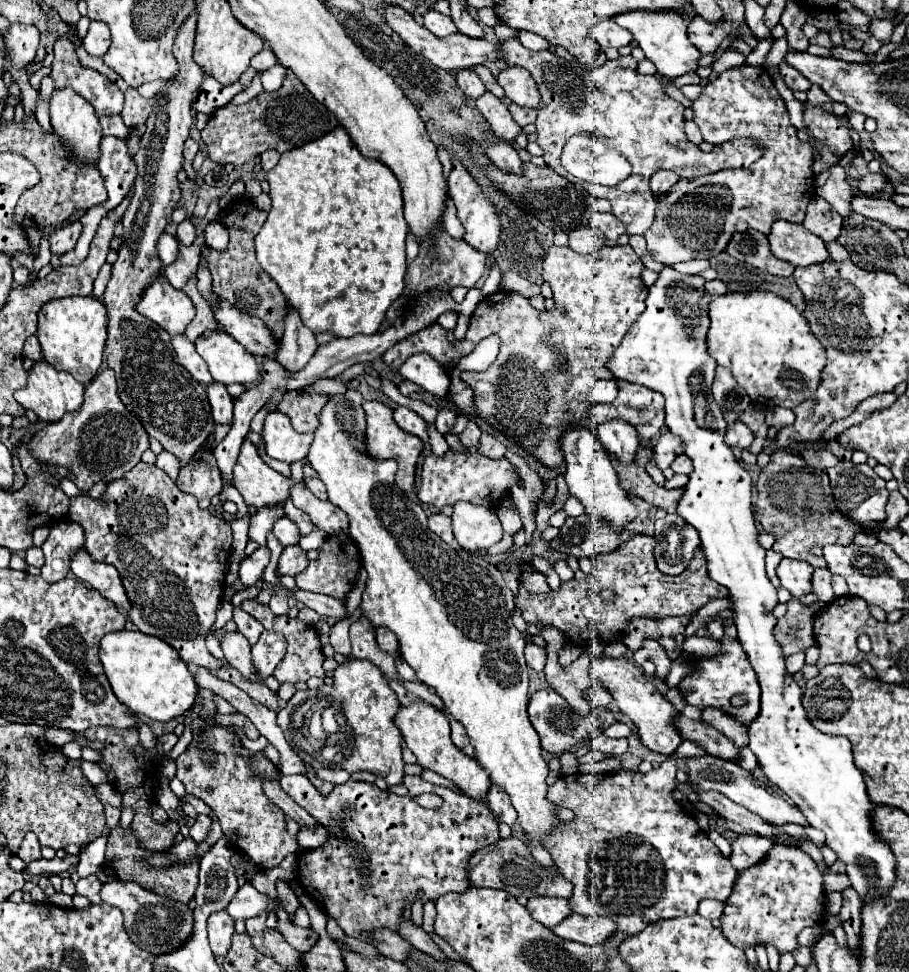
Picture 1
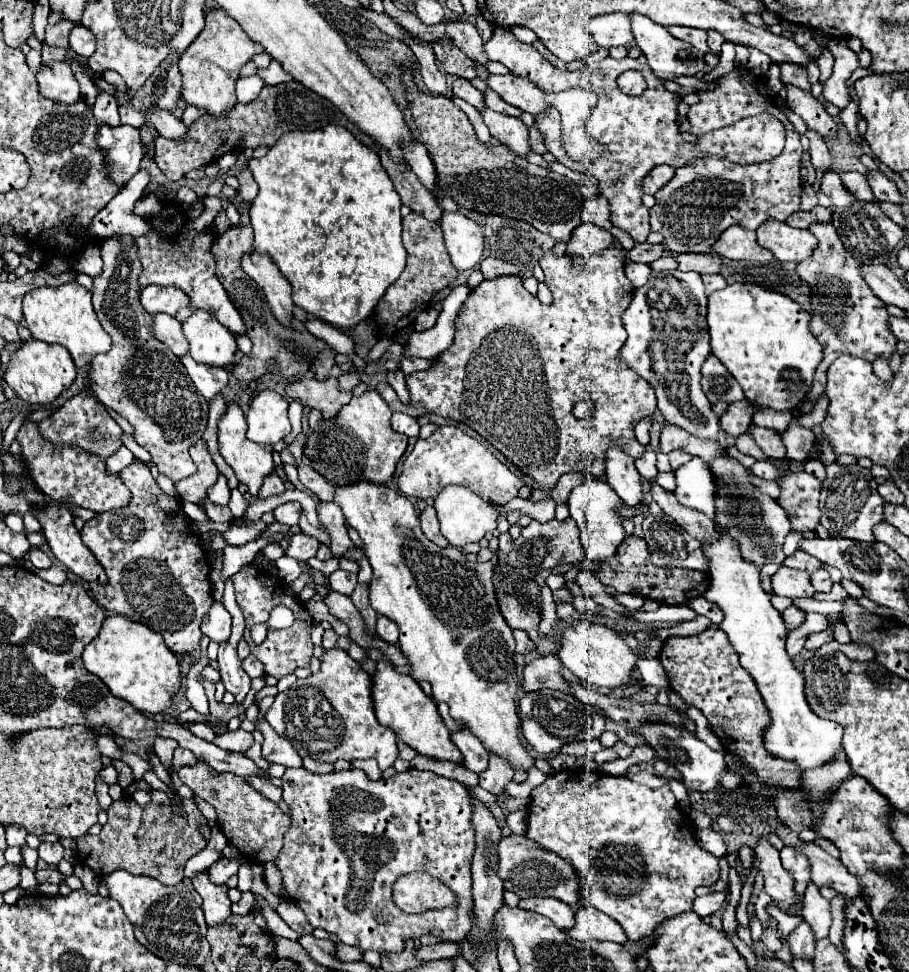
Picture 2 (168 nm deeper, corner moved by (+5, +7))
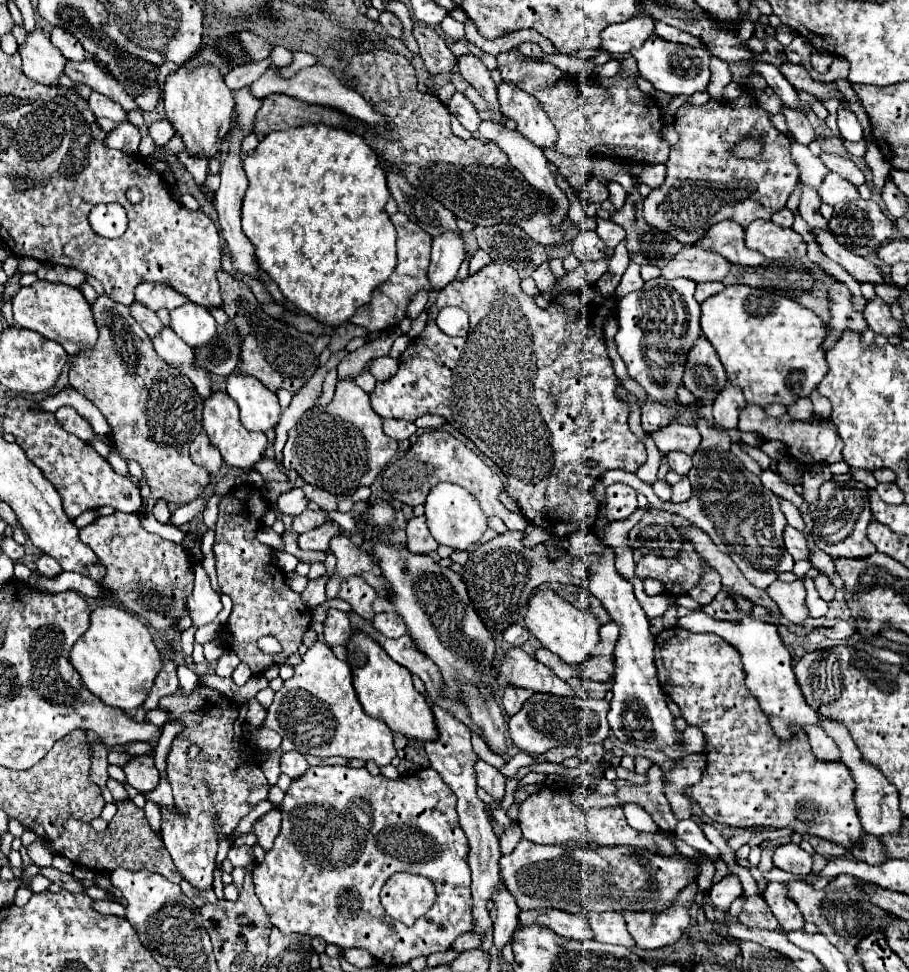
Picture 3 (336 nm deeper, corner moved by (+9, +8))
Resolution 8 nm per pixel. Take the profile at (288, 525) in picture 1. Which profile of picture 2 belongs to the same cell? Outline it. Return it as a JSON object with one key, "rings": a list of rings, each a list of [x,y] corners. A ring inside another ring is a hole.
{"rings":[[[285,503],[285,505],[279,505],[273,511],[273,515],[275,515],[277,523],[293,527],[293,525],[299,525],[299,511],[301,511],[299,503]]]}

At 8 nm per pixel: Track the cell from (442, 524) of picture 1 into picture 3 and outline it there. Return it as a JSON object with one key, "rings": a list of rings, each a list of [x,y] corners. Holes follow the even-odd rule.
{"rings":[[[417,516],[407,522],[407,548],[409,548],[409,552],[431,554],[437,550],[437,546],[439,544],[433,540],[433,536],[427,530],[425,516]]]}

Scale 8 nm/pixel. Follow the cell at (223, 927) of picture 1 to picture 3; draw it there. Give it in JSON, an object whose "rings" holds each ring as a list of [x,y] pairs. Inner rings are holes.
{"rings":[[[201,680],[199,684],[193,688],[191,694],[185,694],[181,688],[159,700],[159,708],[169,712],[169,720],[173,722],[181,722],[185,728],[175,736],[169,754],[167,754],[167,780],[173,788],[173,802],[175,808],[163,808],[161,806],[161,816],[163,816],[163,824],[161,824],[161,834],[163,834],[163,842],[167,852],[171,854],[177,870],[181,872],[181,876],[195,886],[197,890],[209,890],[213,888],[213,870],[215,870],[215,854],[219,848],[219,838],[223,838],[227,832],[233,832],[235,826],[239,824],[239,820],[243,816],[247,816],[257,802],[267,800],[269,796],[269,782],[261,772],[261,762],[257,758],[257,750],[253,748],[245,748],[245,750],[235,750],[233,748],[233,738],[235,738],[235,720],[239,718],[239,710],[237,706],[223,696],[221,692],[203,686]],[[195,744],[201,748],[201,754],[197,760],[189,760],[187,758],[187,750],[189,746]]]}

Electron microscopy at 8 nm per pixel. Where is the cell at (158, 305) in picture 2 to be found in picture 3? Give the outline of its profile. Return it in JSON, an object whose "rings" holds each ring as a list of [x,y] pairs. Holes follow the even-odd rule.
{"rings":[[[143,282],[143,284],[139,284],[135,288],[135,300],[145,304],[151,310],[159,310],[159,308],[173,310],[173,308],[189,302],[185,296],[181,296],[171,286],[157,284],[157,282]]]}

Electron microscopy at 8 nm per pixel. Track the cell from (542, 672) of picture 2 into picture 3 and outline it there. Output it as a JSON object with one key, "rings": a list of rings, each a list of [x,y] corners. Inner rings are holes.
{"rings":[[[505,688],[505,694],[503,694],[503,708],[509,716],[517,714],[523,706],[523,702],[531,696],[533,692],[525,692],[523,688]]]}

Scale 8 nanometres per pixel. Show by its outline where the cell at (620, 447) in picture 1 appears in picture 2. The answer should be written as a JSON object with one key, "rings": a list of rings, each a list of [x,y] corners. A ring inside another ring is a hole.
{"rings":[[[617,445],[605,451],[605,479],[627,507],[635,507],[643,501],[643,485],[635,469],[635,459]]]}

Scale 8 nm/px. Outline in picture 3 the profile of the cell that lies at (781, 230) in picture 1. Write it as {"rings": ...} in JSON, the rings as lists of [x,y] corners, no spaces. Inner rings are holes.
{"rings":[[[755,220],[745,228],[745,244],[769,260],[803,258],[807,254],[807,244],[801,234],[765,220]]]}

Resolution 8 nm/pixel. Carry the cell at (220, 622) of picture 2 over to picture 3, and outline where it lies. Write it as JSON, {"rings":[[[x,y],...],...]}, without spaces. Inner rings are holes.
{"rings":[[[201,566],[195,568],[195,588],[191,596],[187,598],[187,610],[193,618],[195,626],[209,624],[219,612],[221,612],[221,598],[219,594],[211,588],[209,578]]]}

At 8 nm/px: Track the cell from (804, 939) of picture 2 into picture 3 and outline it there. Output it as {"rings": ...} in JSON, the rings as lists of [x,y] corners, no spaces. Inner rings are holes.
{"rings":[[[777,882],[767,884],[763,898],[769,904],[771,912],[775,914],[775,918],[779,920],[781,930],[789,932],[789,930],[801,930],[803,928],[805,920],[797,908],[797,904],[789,898],[785,884],[777,884]]]}

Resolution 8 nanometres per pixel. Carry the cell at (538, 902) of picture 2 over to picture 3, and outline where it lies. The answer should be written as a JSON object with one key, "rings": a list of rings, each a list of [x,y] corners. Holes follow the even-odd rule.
{"rings":[[[541,908],[541,910],[521,912],[519,922],[523,926],[541,924],[565,940],[579,940],[579,942],[593,940],[593,930],[591,930],[585,914],[569,914],[569,912],[561,912],[561,910]]]}

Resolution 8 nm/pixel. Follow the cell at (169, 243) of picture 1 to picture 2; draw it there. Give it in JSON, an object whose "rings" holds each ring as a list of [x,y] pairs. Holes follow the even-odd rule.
{"rings":[[[139,169],[133,175],[133,181],[125,185],[91,221],[87,227],[89,243],[93,239],[107,239],[113,235],[133,235],[133,237],[143,237],[151,233],[151,225],[147,219],[133,215],[133,197],[141,197],[145,187],[149,183],[149,173],[147,169]]]}

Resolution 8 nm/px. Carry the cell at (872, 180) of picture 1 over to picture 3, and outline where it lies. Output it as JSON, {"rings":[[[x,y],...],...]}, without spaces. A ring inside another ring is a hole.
{"rings":[[[829,172],[823,178],[817,194],[819,194],[821,202],[825,202],[829,206],[837,206],[839,202],[851,202],[851,200],[859,198],[857,186],[853,186],[851,182],[847,182],[845,178],[841,178],[835,172]]]}

